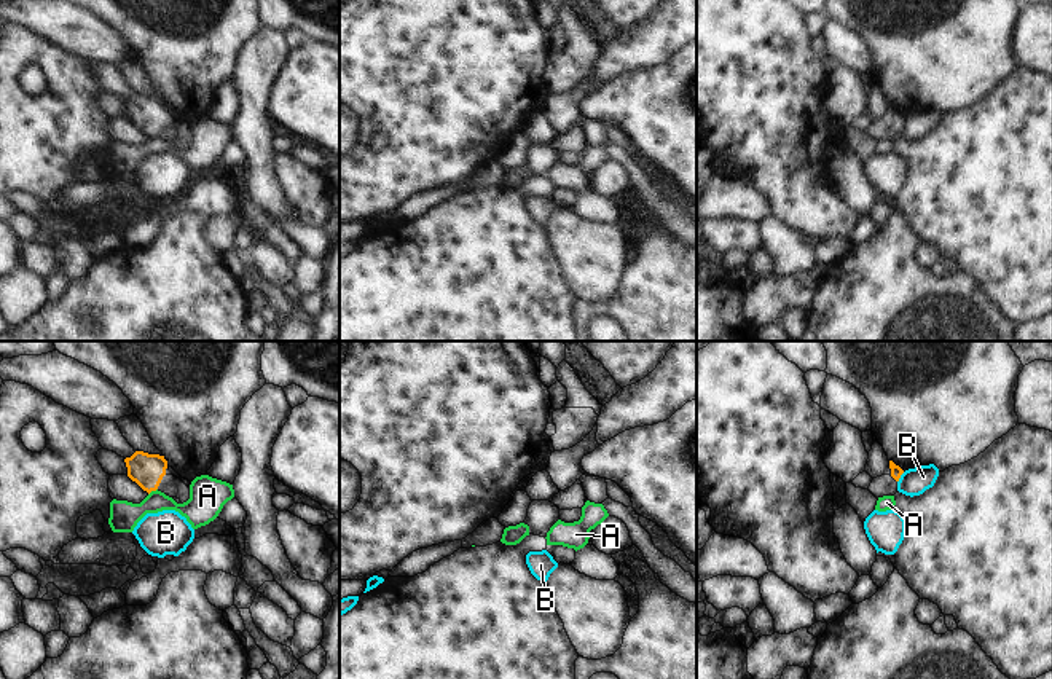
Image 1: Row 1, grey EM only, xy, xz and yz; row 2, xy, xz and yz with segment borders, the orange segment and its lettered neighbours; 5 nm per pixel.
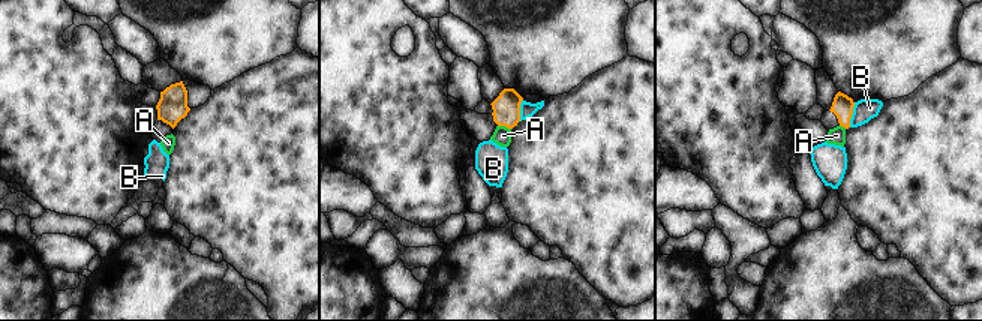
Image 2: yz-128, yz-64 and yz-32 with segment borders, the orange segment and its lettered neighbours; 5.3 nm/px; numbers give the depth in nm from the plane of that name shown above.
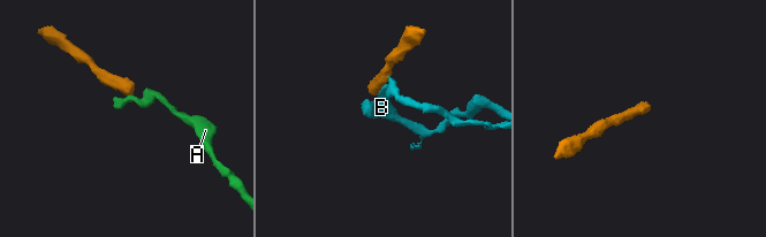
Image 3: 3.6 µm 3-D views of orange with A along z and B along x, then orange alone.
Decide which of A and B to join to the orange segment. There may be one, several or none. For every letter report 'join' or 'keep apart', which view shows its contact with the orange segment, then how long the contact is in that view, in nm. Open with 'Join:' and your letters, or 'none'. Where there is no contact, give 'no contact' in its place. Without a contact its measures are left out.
Join: none
A: keep apart; contact in xy; length 60 nm
B: keep apart; contact in yz; length 70 nm

